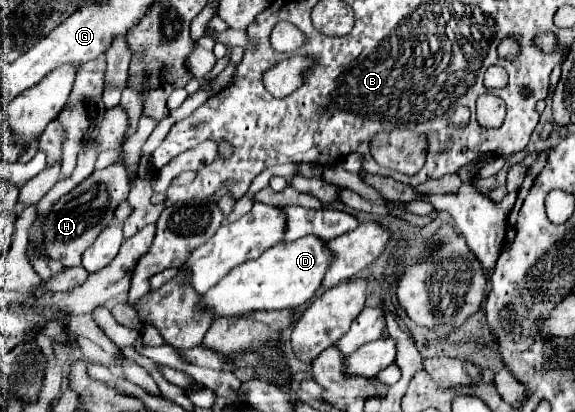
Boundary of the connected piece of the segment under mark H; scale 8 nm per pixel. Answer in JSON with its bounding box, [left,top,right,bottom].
[26,162,128,268]

